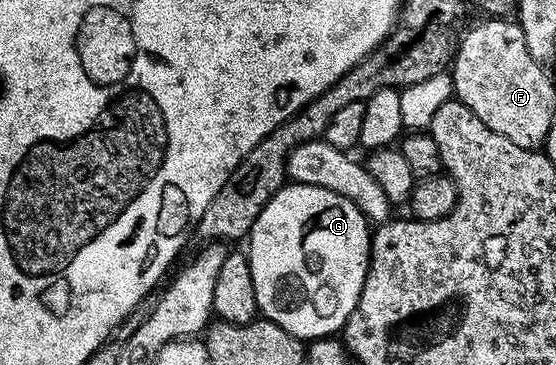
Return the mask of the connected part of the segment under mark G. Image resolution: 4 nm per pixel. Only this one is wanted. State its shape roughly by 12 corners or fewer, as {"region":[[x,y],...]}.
{"region":[[287,183],[248,237],[259,313],[341,333],[370,265],[365,214]]}

